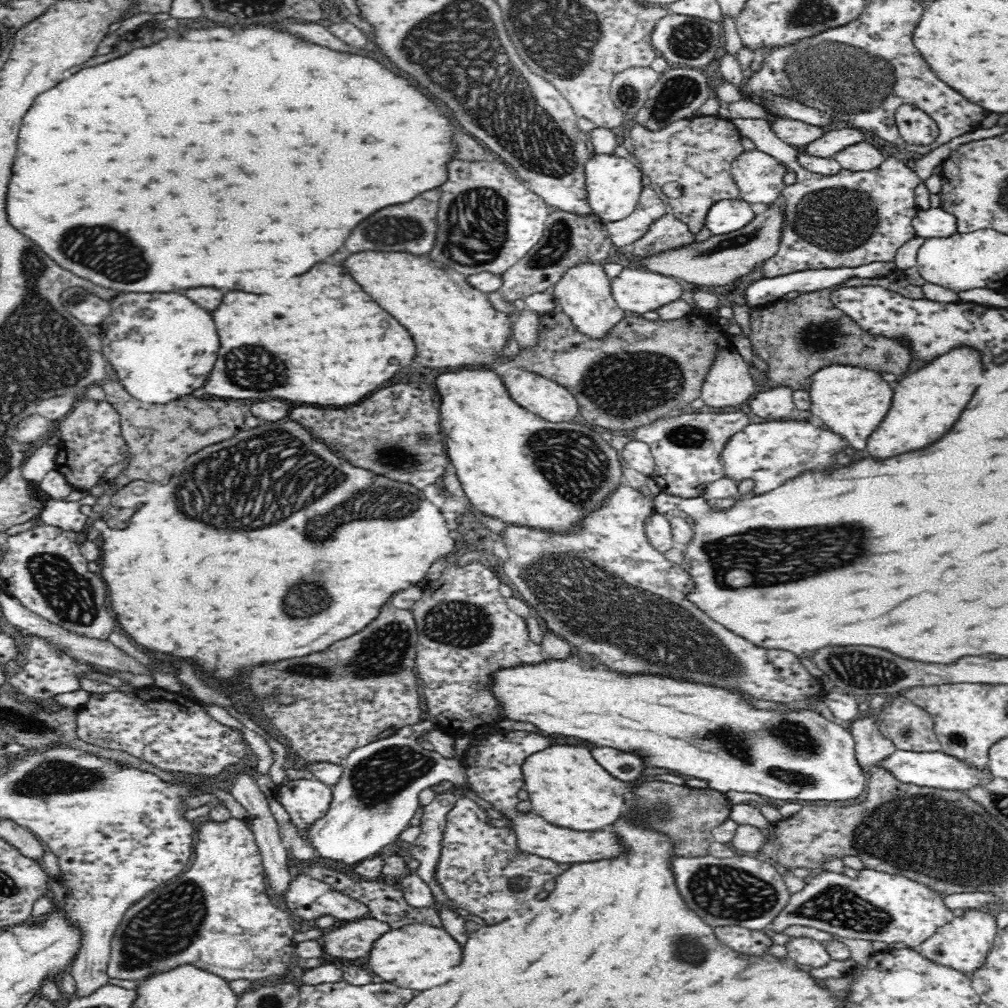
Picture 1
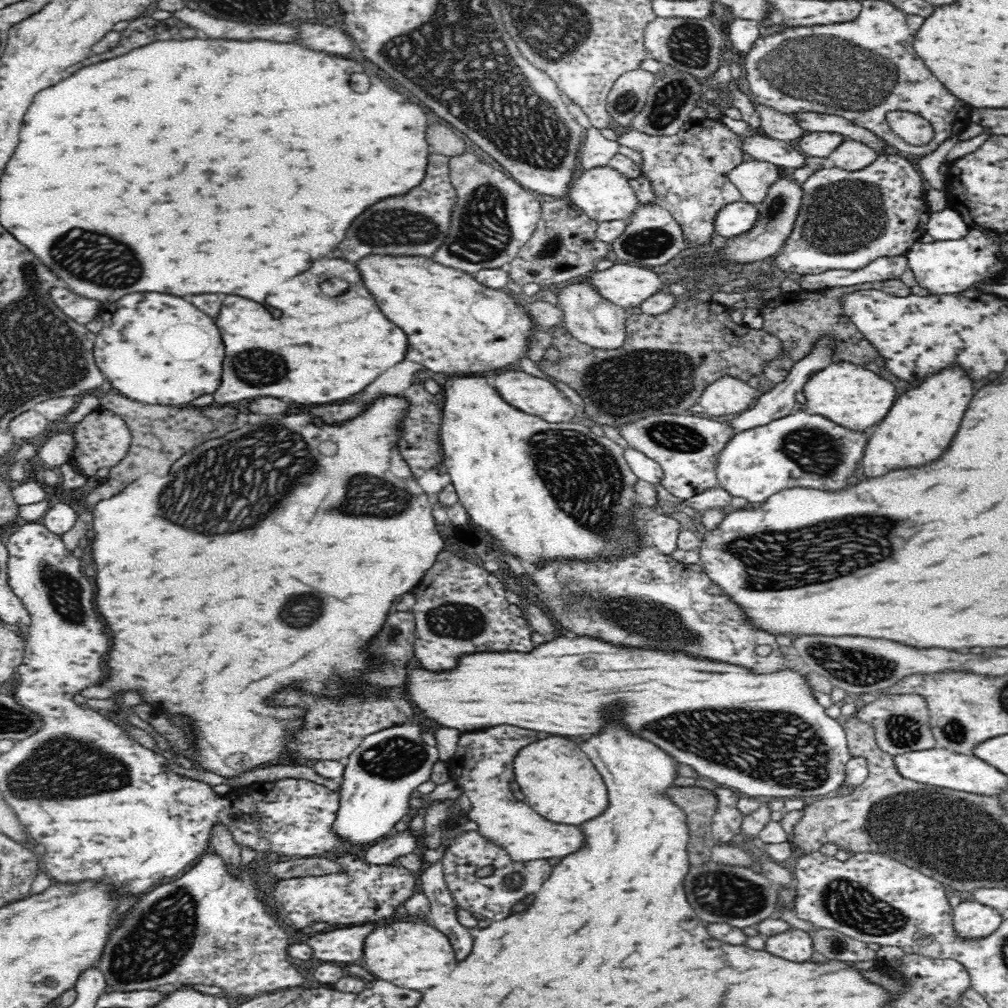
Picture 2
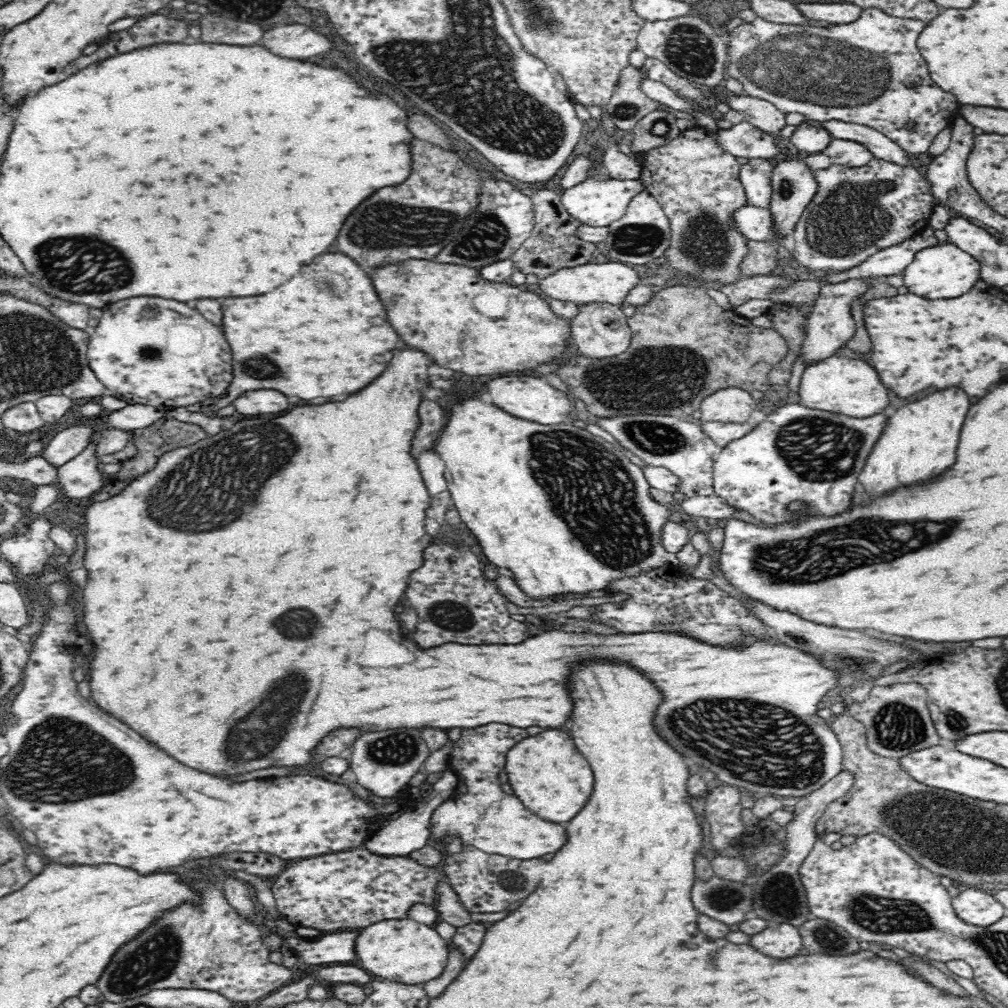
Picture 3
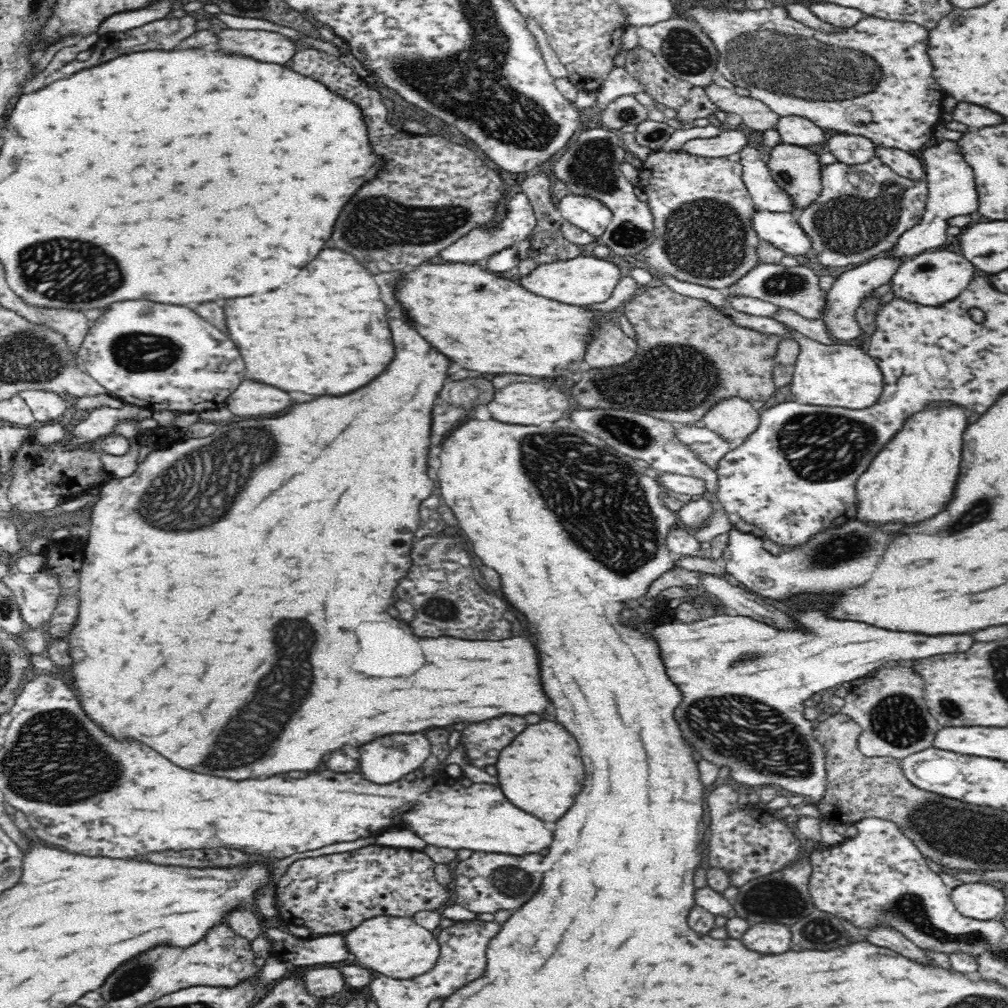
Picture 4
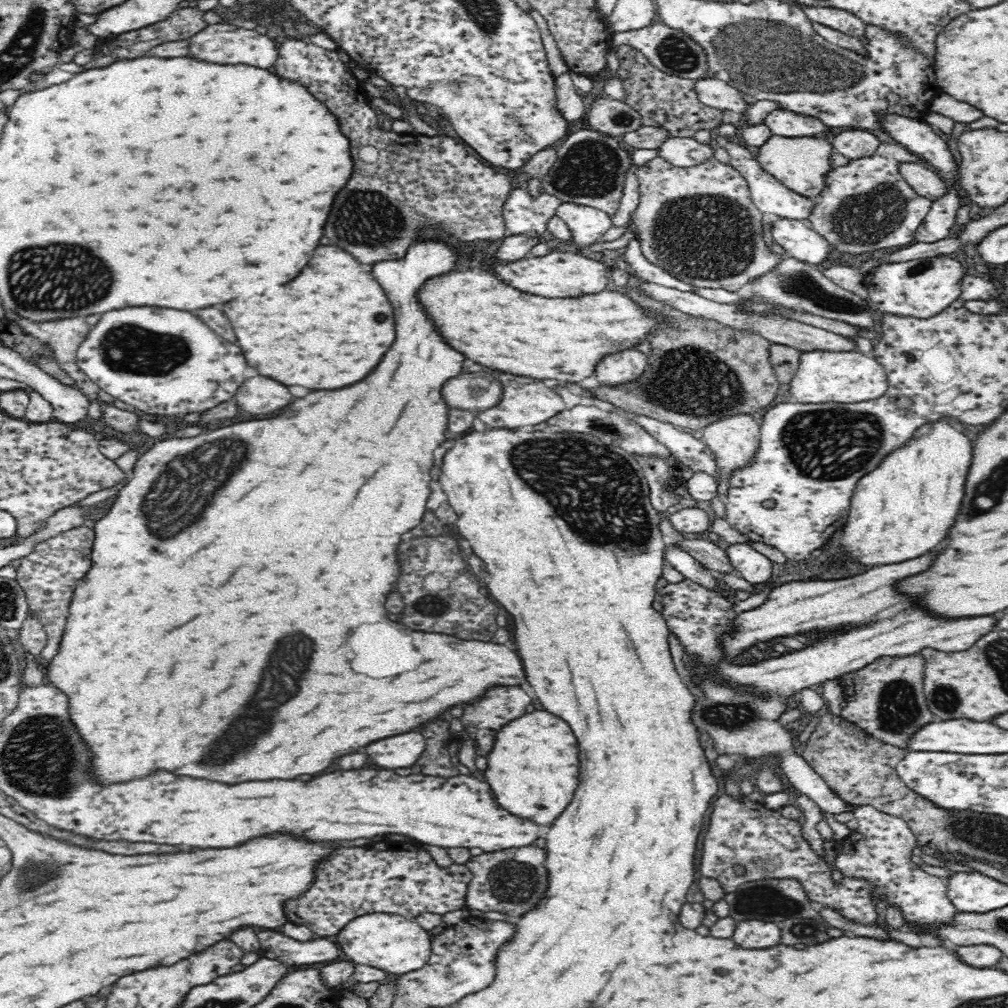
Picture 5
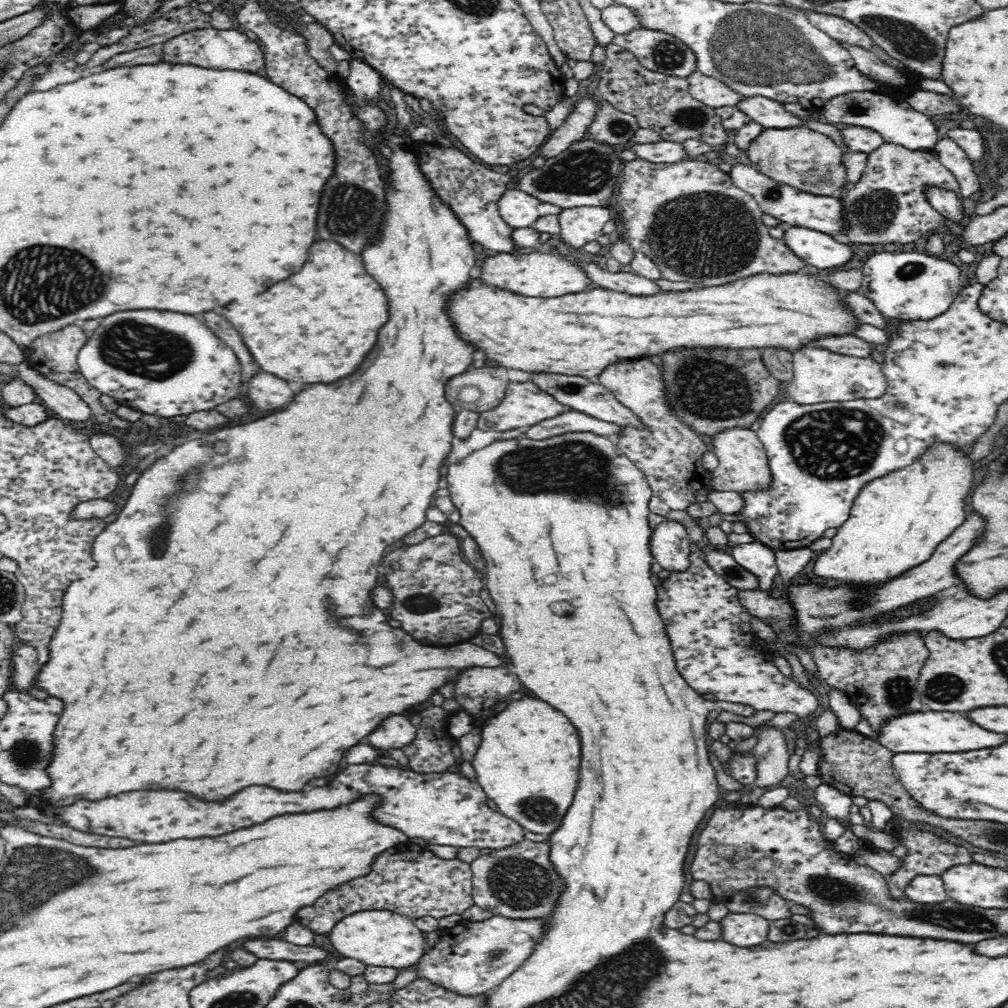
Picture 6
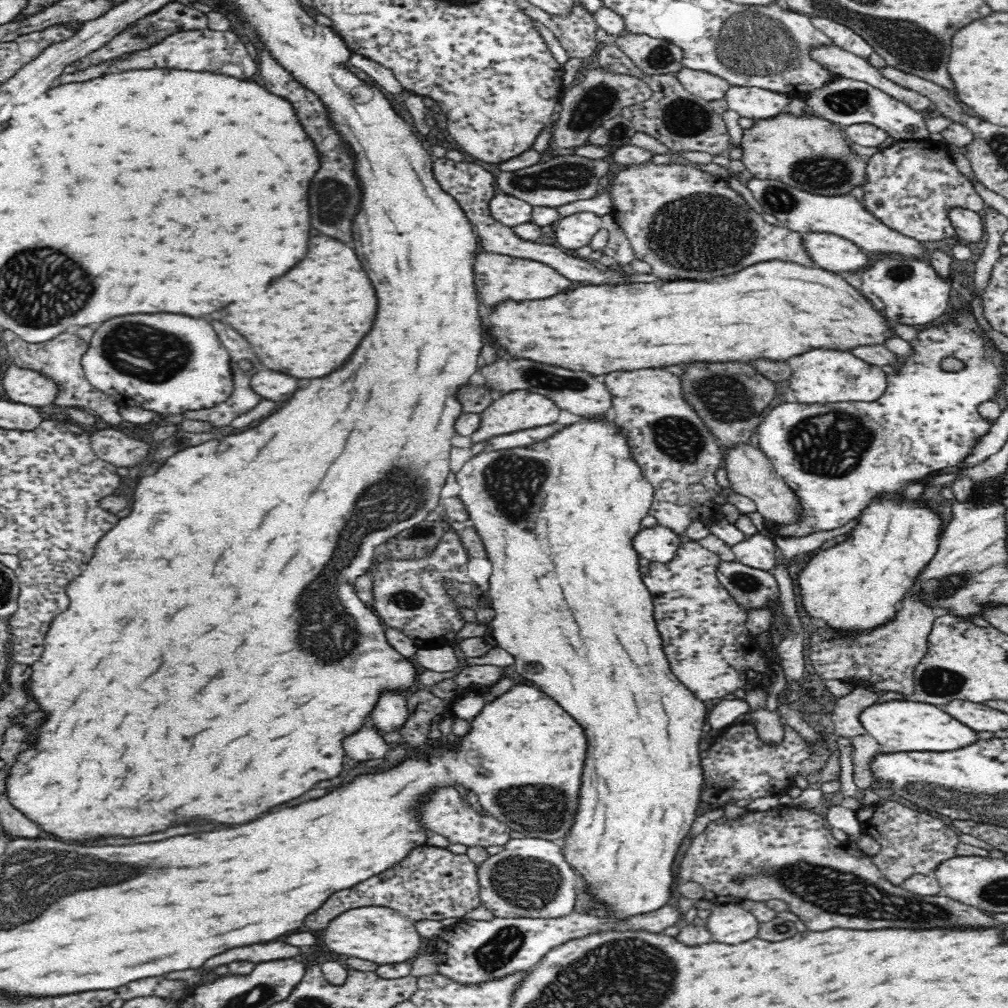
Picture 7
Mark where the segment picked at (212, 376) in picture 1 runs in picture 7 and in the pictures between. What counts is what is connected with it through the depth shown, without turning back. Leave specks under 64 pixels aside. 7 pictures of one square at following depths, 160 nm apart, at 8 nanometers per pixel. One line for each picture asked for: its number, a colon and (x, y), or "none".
2: (347, 343)
3: (317, 336)
4: (326, 332)
5: (330, 327)
6: (318, 327)
7: (308, 323)

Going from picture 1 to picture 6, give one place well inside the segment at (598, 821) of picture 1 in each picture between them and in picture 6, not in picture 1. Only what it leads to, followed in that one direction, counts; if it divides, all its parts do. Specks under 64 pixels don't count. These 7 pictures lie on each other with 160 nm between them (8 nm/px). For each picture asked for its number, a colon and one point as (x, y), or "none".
2: (560, 782)
3: (553, 780)
4: (542, 772)
5: (533, 769)
6: (528, 762)

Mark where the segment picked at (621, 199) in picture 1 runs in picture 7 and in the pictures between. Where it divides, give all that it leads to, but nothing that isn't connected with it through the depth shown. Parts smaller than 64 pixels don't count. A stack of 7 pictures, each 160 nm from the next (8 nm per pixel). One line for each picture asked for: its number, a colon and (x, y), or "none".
2: (604, 193)
3: (596, 202)
4: (588, 213)
5: (588, 224)
6: (579, 225)
7: (572, 232)

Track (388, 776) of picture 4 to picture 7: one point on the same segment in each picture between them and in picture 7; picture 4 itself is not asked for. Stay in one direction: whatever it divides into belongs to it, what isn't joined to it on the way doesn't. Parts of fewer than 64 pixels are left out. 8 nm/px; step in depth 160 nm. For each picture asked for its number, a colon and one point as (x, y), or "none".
5: (397, 752)
6: (398, 734)
7: (390, 716)

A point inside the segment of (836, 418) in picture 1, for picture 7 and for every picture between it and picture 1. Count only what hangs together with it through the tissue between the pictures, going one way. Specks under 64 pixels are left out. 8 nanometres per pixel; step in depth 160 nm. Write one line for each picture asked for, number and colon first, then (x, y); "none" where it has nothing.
2: (853, 397)
3: (842, 385)
4: (841, 375)
5: (846, 377)
6: (819, 375)
7: (821, 375)

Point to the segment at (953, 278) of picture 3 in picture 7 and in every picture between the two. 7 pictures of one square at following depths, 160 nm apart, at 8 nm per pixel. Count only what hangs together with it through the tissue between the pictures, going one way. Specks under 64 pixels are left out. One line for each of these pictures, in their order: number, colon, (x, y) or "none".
4: (932, 278)
5: (923, 287)
6: (906, 285)
7: (910, 291)

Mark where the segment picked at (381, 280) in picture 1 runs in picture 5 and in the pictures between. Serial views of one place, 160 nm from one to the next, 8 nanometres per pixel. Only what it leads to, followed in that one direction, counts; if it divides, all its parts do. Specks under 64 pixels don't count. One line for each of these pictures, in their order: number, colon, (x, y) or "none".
2: (455, 324)
3: (462, 322)
4: (484, 322)
5: (477, 314)

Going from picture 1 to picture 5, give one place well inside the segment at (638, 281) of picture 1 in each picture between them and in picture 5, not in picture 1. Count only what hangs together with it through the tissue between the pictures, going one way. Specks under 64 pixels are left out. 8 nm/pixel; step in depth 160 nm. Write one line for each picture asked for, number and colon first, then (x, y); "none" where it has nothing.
2: (626, 285)
3: (610, 282)
4: (586, 280)
5: (557, 274)

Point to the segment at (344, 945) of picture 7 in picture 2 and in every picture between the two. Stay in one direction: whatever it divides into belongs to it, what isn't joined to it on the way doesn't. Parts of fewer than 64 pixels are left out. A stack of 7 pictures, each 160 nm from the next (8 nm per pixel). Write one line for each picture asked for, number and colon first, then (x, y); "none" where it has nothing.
2: (415, 955)
3: (405, 951)
4: (399, 947)
5: (403, 945)
6: (378, 938)

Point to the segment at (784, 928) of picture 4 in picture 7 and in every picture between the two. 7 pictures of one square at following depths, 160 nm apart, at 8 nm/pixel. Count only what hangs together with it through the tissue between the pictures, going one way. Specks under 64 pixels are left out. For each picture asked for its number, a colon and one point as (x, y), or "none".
5: (751, 933)
6: (741, 929)
7: (729, 923)

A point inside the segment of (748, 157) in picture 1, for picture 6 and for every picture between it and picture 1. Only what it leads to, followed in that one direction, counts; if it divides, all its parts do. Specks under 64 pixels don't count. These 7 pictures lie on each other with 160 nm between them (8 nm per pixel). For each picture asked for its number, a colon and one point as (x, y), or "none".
2: (753, 178)
3: (755, 176)
4: (765, 194)
5: (768, 194)
6: (791, 206)

